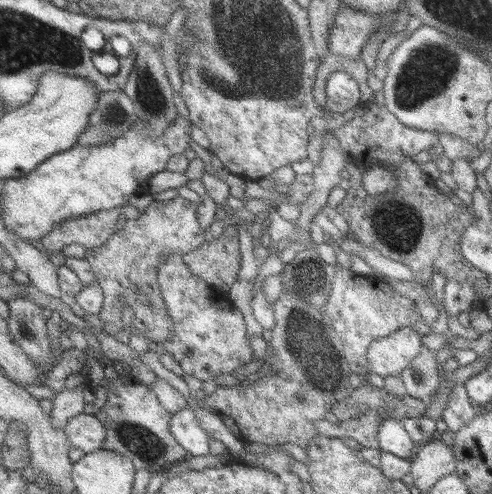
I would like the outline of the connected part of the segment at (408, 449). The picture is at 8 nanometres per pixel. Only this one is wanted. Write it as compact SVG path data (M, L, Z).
M386 419L377 432L379 452L386 451L403 459L410 459L417 446L403 427L402 419Z

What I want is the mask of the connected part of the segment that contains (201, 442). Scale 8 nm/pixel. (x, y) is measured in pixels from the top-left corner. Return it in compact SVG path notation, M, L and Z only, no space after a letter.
M189 406L172 414L169 429L176 442L192 456L208 455L210 436L202 429L200 421Z

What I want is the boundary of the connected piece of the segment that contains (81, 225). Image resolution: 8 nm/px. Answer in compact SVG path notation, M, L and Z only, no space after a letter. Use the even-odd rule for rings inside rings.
M124 205L112 210L102 210L92 215L69 219L58 223L40 242L48 254L58 253L71 244L82 245L86 250L101 246L116 232L120 216L136 220L141 216L138 209Z

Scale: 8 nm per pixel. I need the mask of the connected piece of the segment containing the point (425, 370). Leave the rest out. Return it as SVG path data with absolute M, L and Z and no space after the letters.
M424 346L419 356L399 375L406 387L406 394L427 401L439 390L440 370L436 352Z

